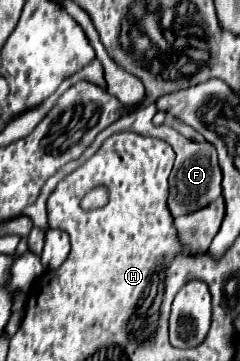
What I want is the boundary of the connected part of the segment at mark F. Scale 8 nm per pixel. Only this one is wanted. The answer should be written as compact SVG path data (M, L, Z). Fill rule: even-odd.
M154 105L150 107L136 107L134 111L130 111L128 115L120 117L116 123L112 123L110 127L106 127L98 137L96 141L88 147L88 151L84 151L84 155L76 161L70 161L68 165L64 165L54 177L50 177L50 181L46 181L36 205L32 205L32 209L26 209L24 215L28 215L32 221L34 221L34 227L38 229L50 229L48 225L48 213L46 213L46 201L50 197L50 193L56 189L56 185L66 177L70 175L72 171L76 171L76 167L84 165L96 151L98 147L112 135L112 133L122 133L122 131L136 131L136 133L142 133L142 135L150 135L150 137L158 137L162 141L166 141L168 145L172 145L174 153L176 153L176 163L174 163L174 169L170 173L170 195L168 195L168 203L170 203L170 213L172 217L180 217L180 215L188 215L188 213L194 213L198 209L204 209L208 207L212 201L216 201L220 195L222 195L222 173L220 173L220 167L218 167L218 159L216 159L216 149L212 143L194 143L190 139L186 139L184 135L180 135L176 129L172 129L170 125L162 123L162 125L154 125L152 123L152 115L156 113Z

